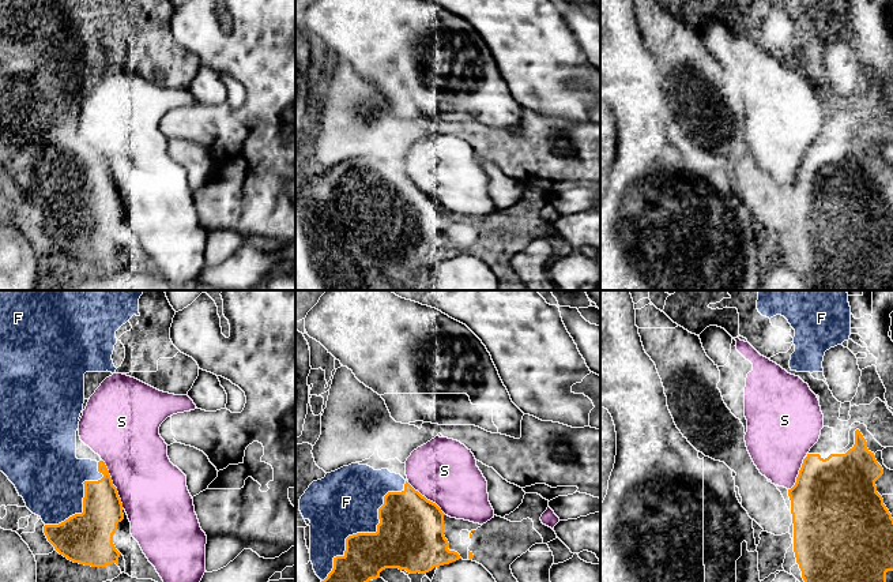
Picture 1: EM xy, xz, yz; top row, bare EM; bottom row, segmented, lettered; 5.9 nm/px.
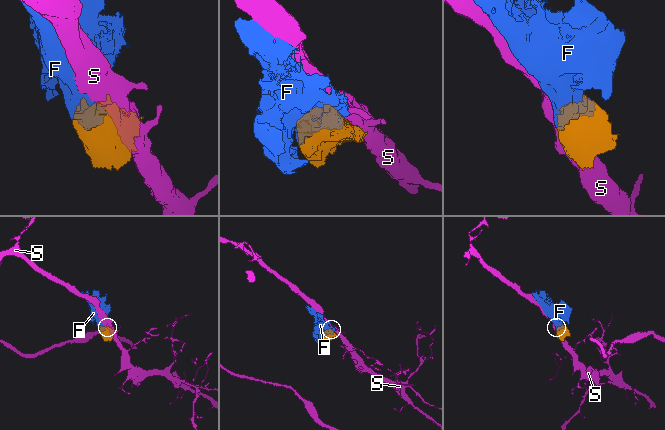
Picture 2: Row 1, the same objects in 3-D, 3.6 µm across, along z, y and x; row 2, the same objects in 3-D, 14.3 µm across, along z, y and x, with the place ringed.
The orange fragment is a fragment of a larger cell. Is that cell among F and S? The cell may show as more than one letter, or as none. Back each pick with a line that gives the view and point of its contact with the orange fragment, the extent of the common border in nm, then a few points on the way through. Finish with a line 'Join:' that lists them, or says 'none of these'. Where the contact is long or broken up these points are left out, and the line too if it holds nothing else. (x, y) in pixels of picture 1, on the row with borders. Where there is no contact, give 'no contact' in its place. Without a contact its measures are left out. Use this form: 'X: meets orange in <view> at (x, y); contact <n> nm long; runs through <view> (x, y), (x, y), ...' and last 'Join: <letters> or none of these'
F: meets orange in xz at (368, 533); contact 750 nm long
Join: F

